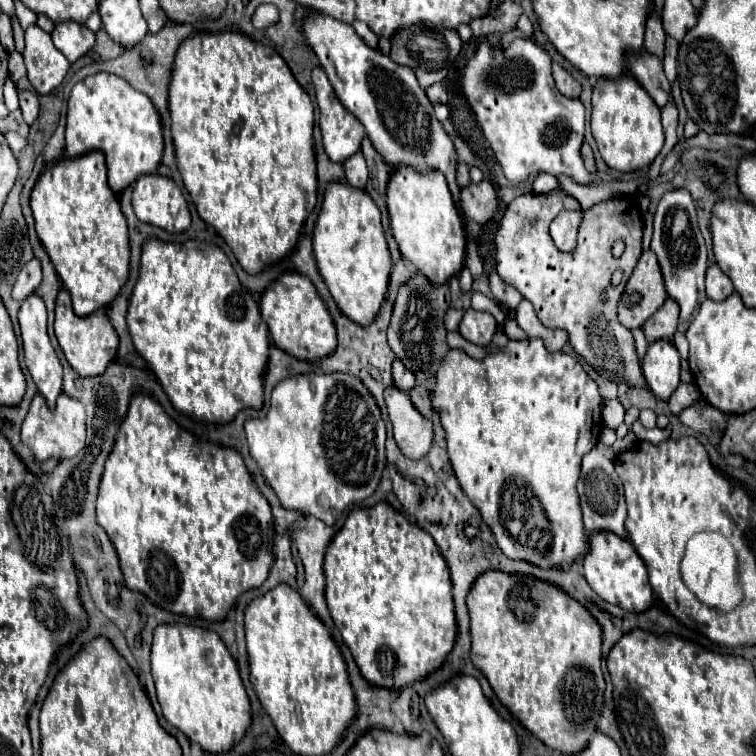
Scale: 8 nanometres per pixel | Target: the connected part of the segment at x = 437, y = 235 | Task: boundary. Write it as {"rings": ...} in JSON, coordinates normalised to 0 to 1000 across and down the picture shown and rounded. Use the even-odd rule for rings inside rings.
{"rings":[[[525,222],[517,230],[515,246],[512,246],[512,275],[517,286],[517,304],[528,323],[528,331],[538,347],[544,347],[552,360],[562,362],[565,370],[573,370],[573,376],[591,376],[599,365],[607,365],[615,352],[615,302],[610,294],[610,286],[599,270],[599,259],[591,249],[589,233],[578,225],[567,225],[562,230],[554,230],[549,222]]]}

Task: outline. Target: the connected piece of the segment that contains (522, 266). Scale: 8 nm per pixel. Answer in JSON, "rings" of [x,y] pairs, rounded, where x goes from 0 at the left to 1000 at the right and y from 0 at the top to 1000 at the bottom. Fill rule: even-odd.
{"rings":[[[742,254],[689,257],[684,259],[655,310],[655,354],[657,362],[679,376],[708,407],[713,423],[724,434],[747,434],[753,452],[798,500],[832,503],[840,513],[851,513],[848,479],[840,468],[835,437],[824,434],[816,421],[816,399],[848,339],[848,278],[840,262],[816,259],[811,265],[782,272],[771,280],[763,325],[755,333],[742,333],[726,312],[726,296],[742,278],[769,278],[766,267]],[[813,317],[827,320],[821,341],[808,339]],[[813,354],[824,357],[821,376],[808,373]]]}

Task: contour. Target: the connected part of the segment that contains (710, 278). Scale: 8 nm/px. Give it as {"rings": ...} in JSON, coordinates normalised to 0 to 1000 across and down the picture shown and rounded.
{"rings":[[[940,349],[935,354],[935,370],[933,370],[933,378],[935,378],[935,394],[940,397],[959,397],[962,392],[967,392],[972,386],[970,381],[970,373],[954,360],[954,354],[948,349]]]}

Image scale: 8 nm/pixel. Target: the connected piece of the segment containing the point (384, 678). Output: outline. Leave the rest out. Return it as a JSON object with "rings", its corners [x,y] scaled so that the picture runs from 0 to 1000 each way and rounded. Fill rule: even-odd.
{"rings":[[[501,664],[493,672],[472,672],[464,675],[454,698],[448,701],[448,706],[443,706],[443,712],[438,714],[433,733],[430,733],[430,765],[433,765],[433,778],[430,778],[430,791],[433,791],[433,802],[438,810],[438,817],[443,823],[443,828],[448,831],[456,852],[462,854],[470,878],[478,889],[478,894],[499,907],[499,910],[515,910],[515,913],[530,913],[533,905],[546,905],[552,899],[560,899],[560,894],[567,894],[573,886],[583,884],[591,865],[599,860],[602,844],[604,844],[604,823],[602,823],[602,807],[599,807],[599,791],[597,791],[597,762],[591,754],[591,746],[581,730],[581,725],[575,722],[573,712],[557,701],[552,693],[544,693],[530,677],[520,675],[512,664]]]}

